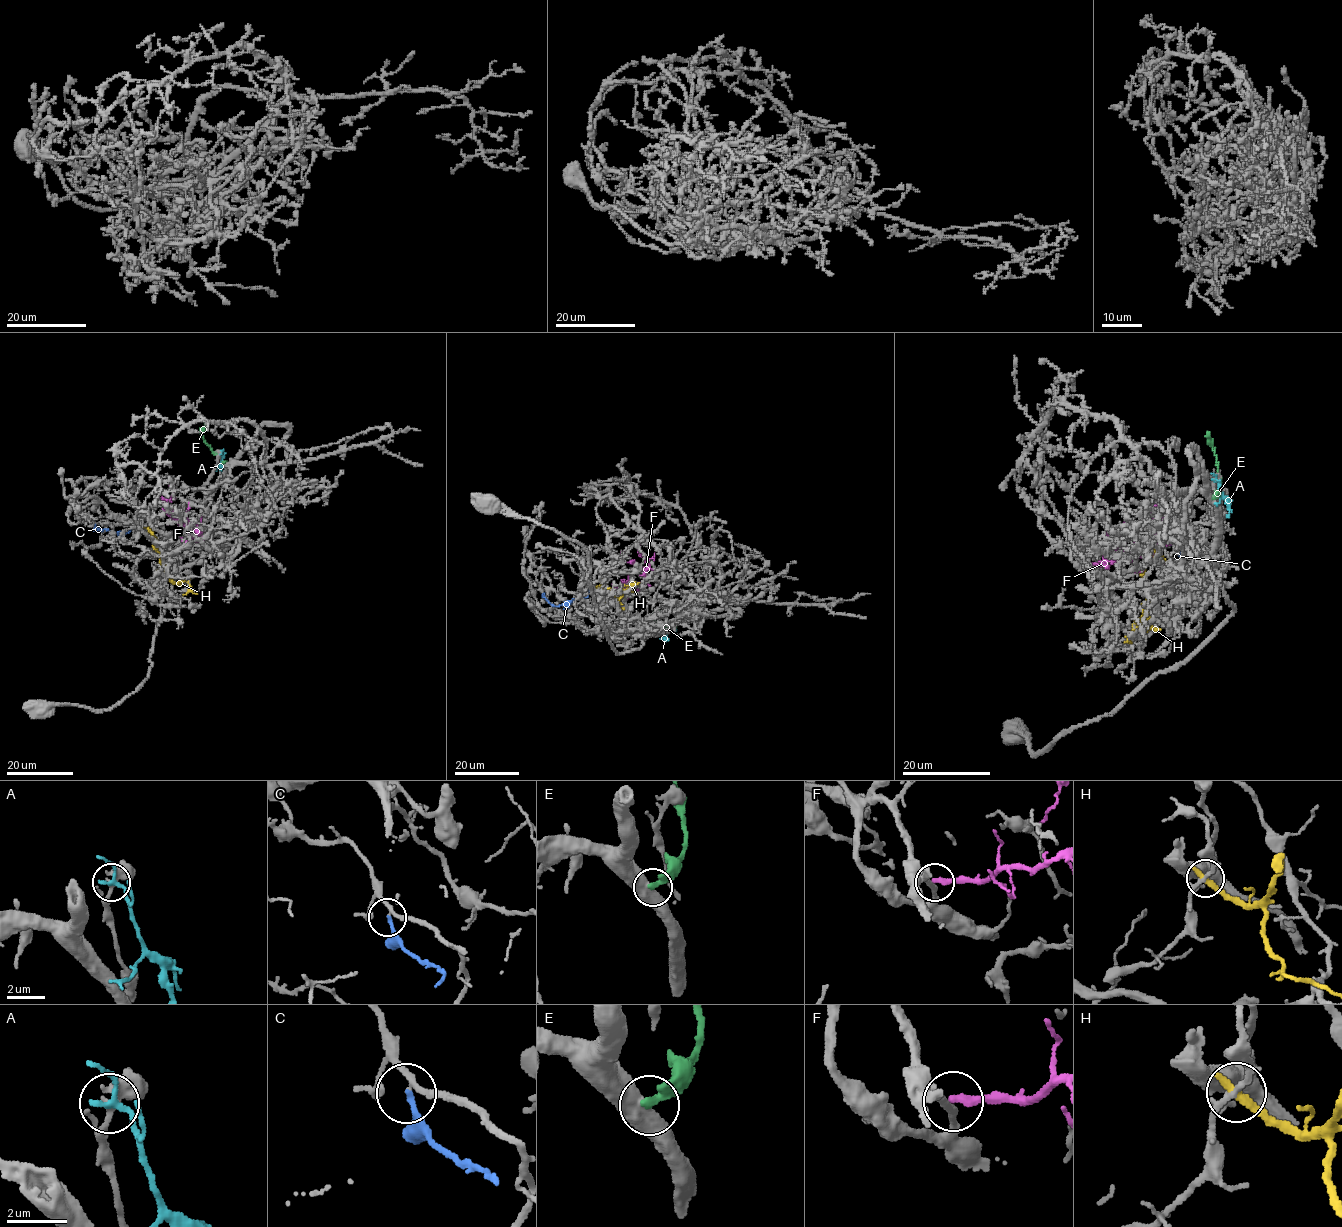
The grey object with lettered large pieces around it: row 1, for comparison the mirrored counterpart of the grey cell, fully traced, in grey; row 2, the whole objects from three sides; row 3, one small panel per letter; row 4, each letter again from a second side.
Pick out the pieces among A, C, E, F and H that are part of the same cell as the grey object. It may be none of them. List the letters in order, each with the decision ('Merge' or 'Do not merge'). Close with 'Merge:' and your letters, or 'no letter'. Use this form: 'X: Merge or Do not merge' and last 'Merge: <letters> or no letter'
A: Do not merge
C: Do not merge
E: Do not merge
F: Do not merge
H: Do not merge
Merge: no letter

